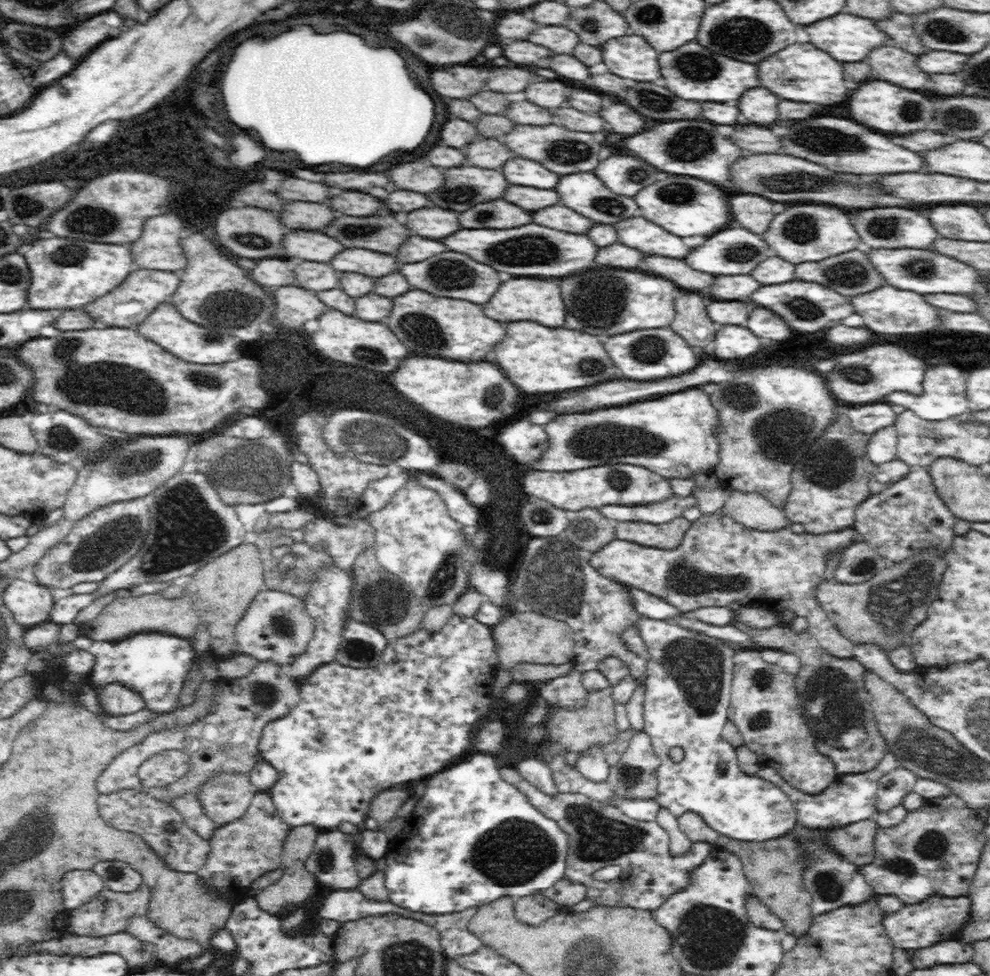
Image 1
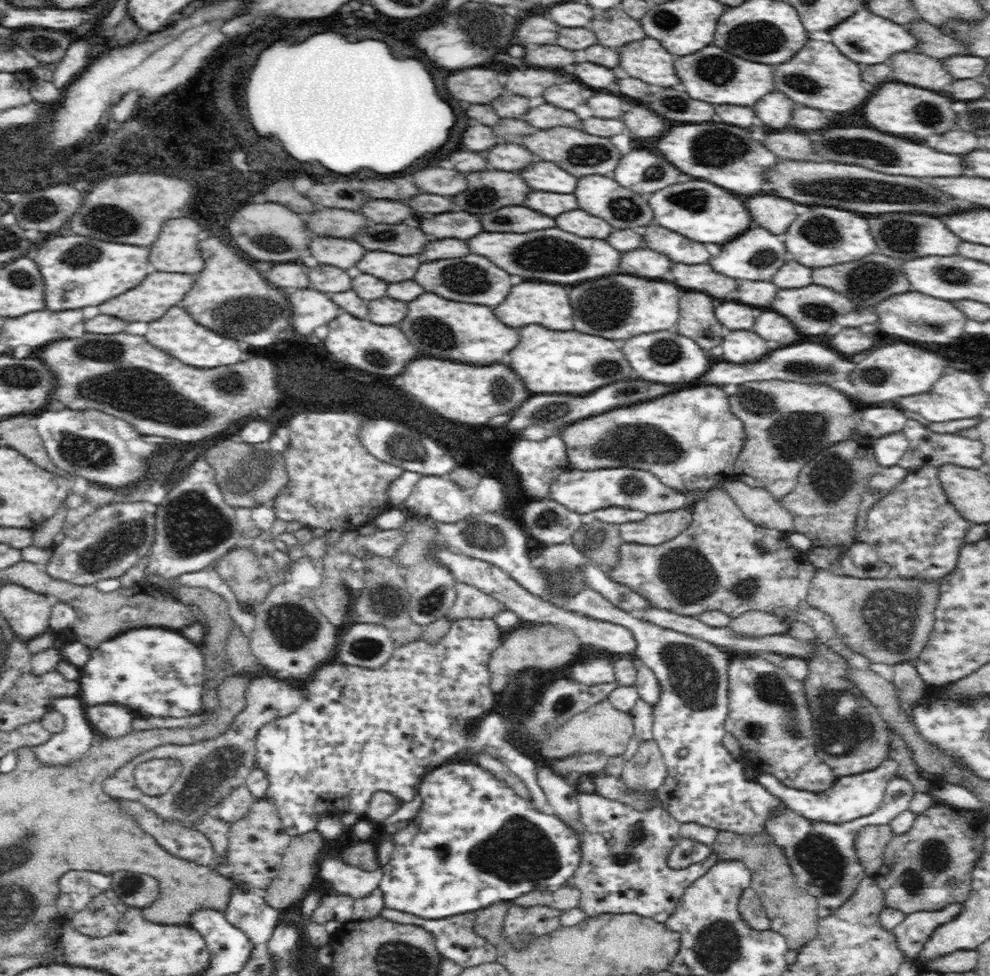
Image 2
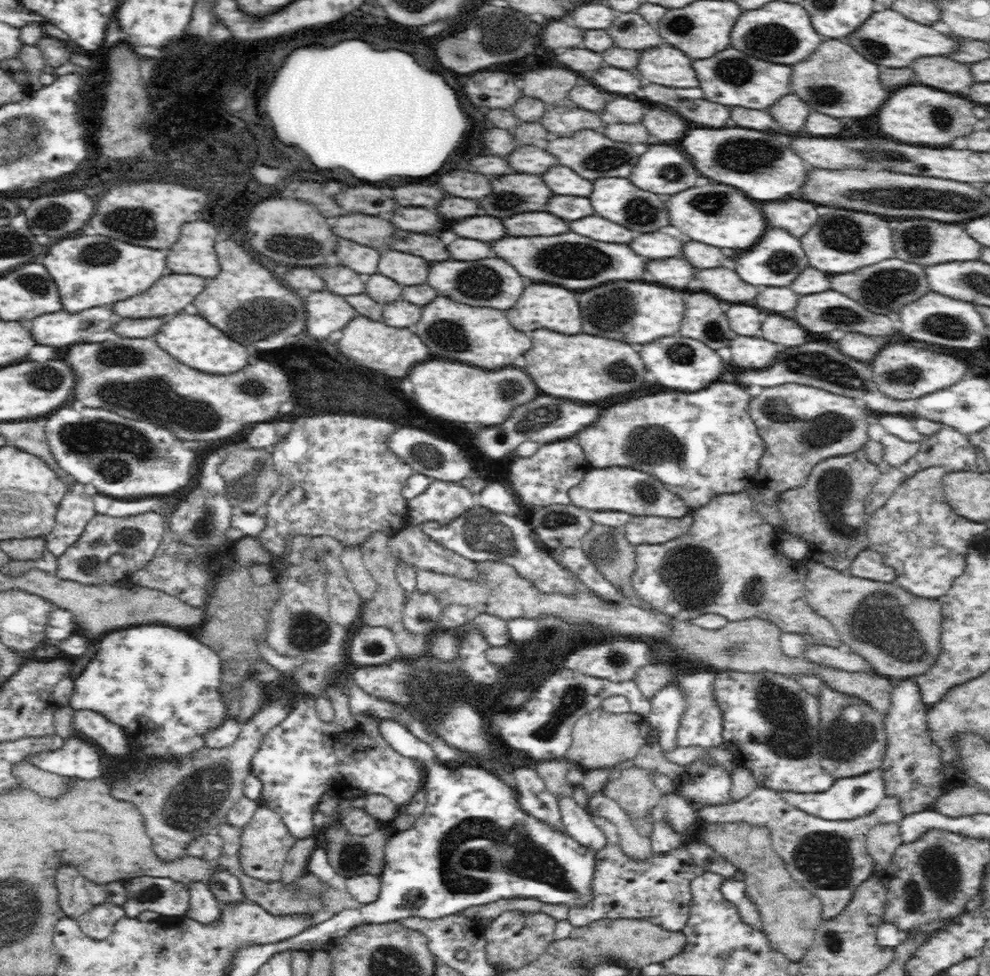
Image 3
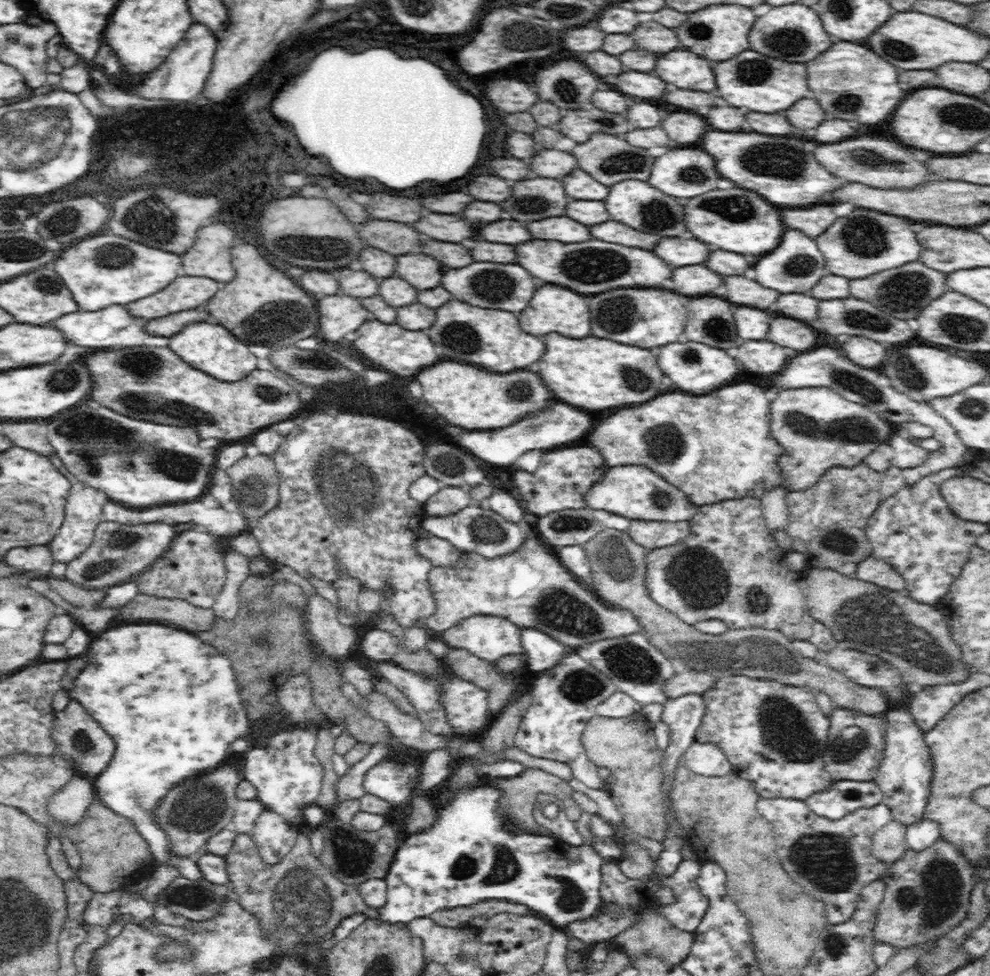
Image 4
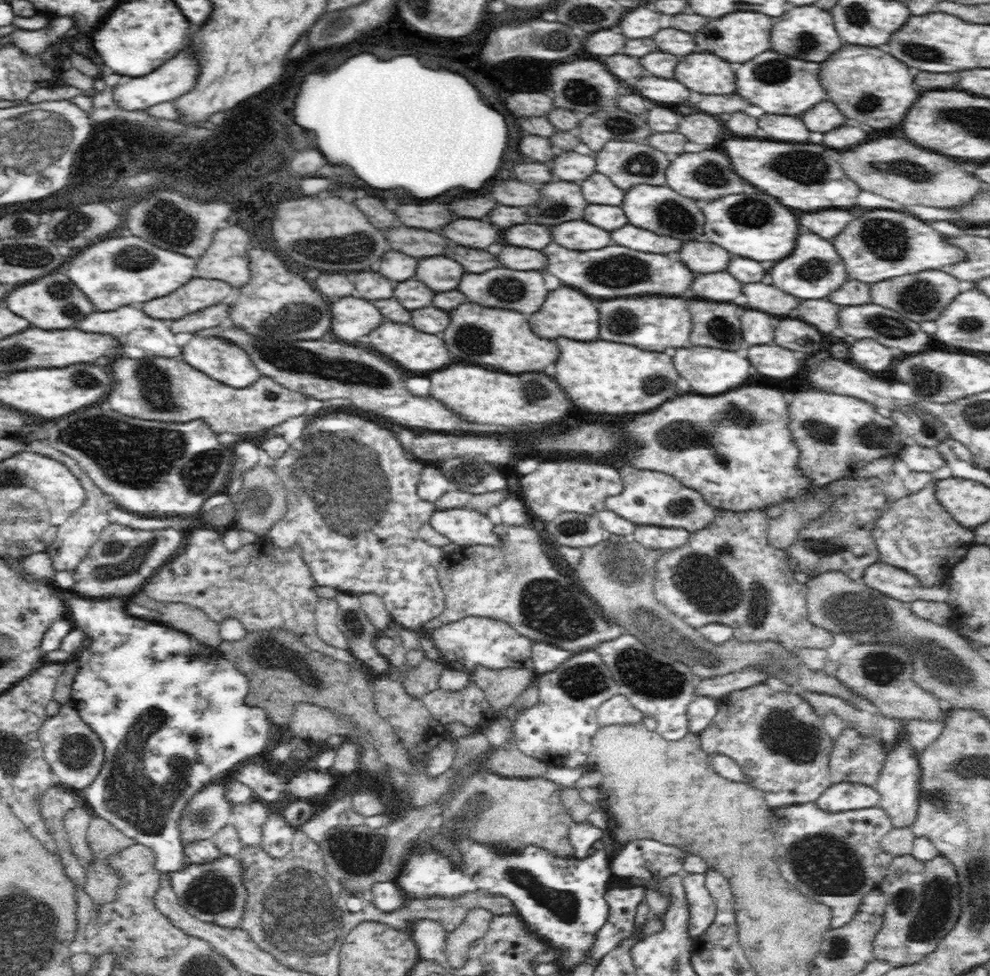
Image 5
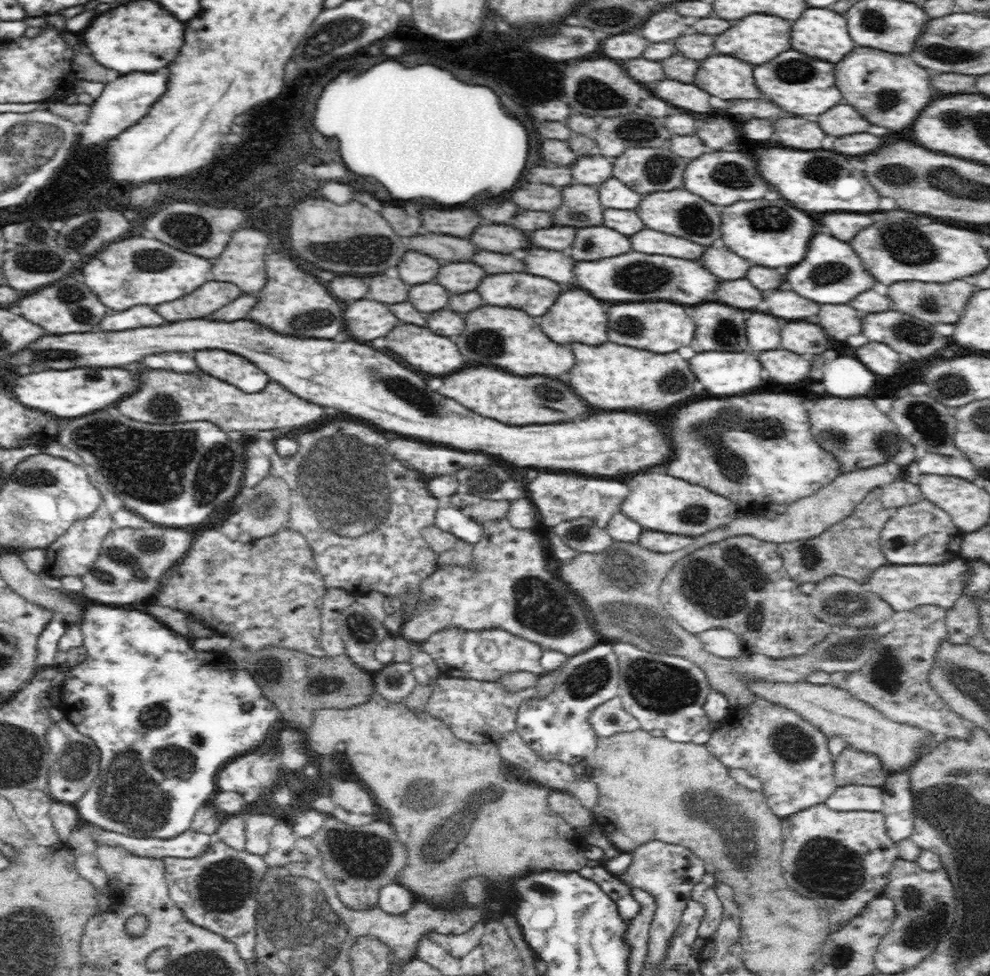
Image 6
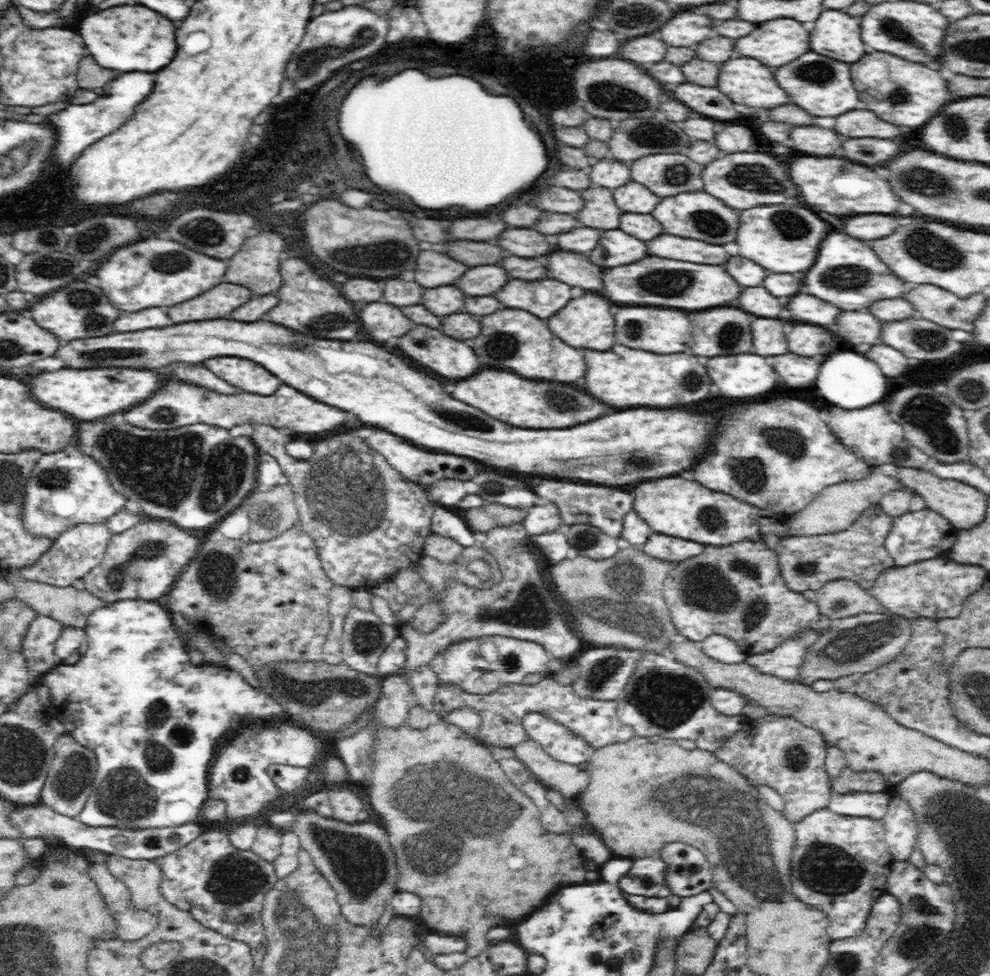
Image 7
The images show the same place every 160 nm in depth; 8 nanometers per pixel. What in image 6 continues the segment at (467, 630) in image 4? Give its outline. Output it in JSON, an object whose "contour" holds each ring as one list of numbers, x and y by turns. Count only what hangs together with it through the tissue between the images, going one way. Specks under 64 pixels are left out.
{"contour":[[448,628,430,636,422,649,435,660,439,672,446,677,494,682,512,672,532,672,539,676,544,672,540,665,543,648,539,644,500,629,468,632]]}

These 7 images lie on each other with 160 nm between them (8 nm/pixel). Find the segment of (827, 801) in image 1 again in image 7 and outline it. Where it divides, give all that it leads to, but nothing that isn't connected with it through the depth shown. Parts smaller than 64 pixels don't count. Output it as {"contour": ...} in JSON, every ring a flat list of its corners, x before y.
{"contour":[[849,793,846,795,832,794,831,812,840,816,854,816,860,819,881,821,888,813,891,797,882,793]]}

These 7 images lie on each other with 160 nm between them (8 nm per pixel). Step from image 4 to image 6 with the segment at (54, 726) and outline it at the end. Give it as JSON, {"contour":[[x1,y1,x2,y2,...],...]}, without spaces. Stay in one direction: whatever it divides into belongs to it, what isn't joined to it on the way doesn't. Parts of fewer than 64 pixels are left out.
{"contour":[[67,719,58,724,50,723,45,738,50,747,47,794,50,795,53,802,75,806,90,790,93,780,98,776,100,752,93,740,81,735]]}

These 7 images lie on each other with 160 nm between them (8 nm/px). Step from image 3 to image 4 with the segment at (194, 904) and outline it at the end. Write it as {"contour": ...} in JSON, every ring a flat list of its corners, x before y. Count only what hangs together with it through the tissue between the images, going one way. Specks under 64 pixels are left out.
{"contour":[[116,624,114,628,104,630,104,632,92,642,92,646,90,646,88,652,86,652,86,660,88,660,88,662,86,662,86,668,80,671,80,675,75,678,74,688,69,691,70,697,76,699,81,706,85,708,85,711,100,725,100,728,113,738,113,744,115,744,115,749,113,750,113,755,109,760,108,766,92,780,94,794,96,794,98,800,104,804,104,808,108,808,110,812,114,812,114,815,118,814,120,818,124,818,128,823,132,823,132,827,136,829,136,833,148,842,156,866,176,869,182,877,187,879,196,880,198,877,202,877,197,864,192,862,192,860,188,858,189,856,179,856,179,854,176,854,174,849,170,847,172,846,172,841,170,841,171,838,159,825,156,814,163,806,165,802,164,798,167,798,168,794,172,792,172,788,180,786,180,783,194,778,194,776,201,776,206,772,218,770,220,766,227,766,227,764,230,764,230,758,234,756,233,751,230,750,230,746,232,746,236,740,245,738,247,742,251,742,255,739,256,730,250,730,253,722,250,722,250,718,248,718,248,709,246,709,244,703,242,703,240,685,238,684,238,679,236,679,231,656,228,652,219,651,212,645,206,644,193,633,188,634,188,632,174,630,174,628,166,628,166,626,158,626,158,624]]}

